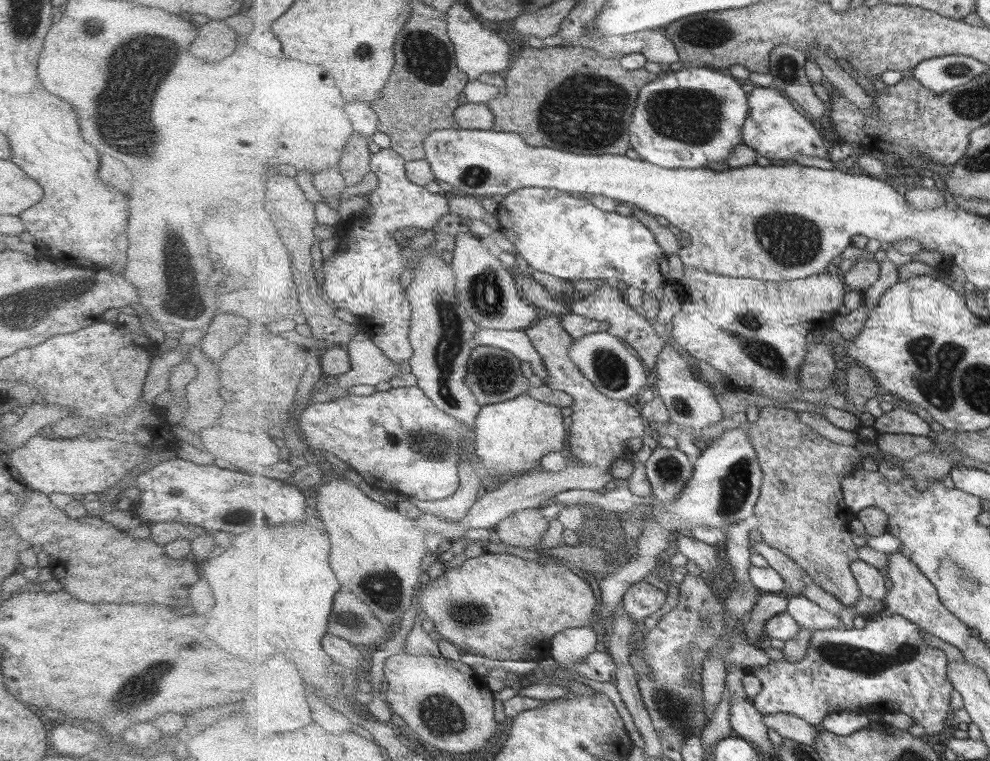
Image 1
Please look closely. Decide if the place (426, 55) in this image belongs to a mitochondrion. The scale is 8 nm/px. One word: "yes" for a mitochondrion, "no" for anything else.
yes

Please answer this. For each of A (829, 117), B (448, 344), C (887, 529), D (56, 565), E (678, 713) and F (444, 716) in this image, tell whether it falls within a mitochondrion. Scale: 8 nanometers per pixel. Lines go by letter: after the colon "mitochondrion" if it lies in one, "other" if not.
A: other
B: mitochondrion
C: other
D: other
E: mitochondrion
F: mitochondrion

